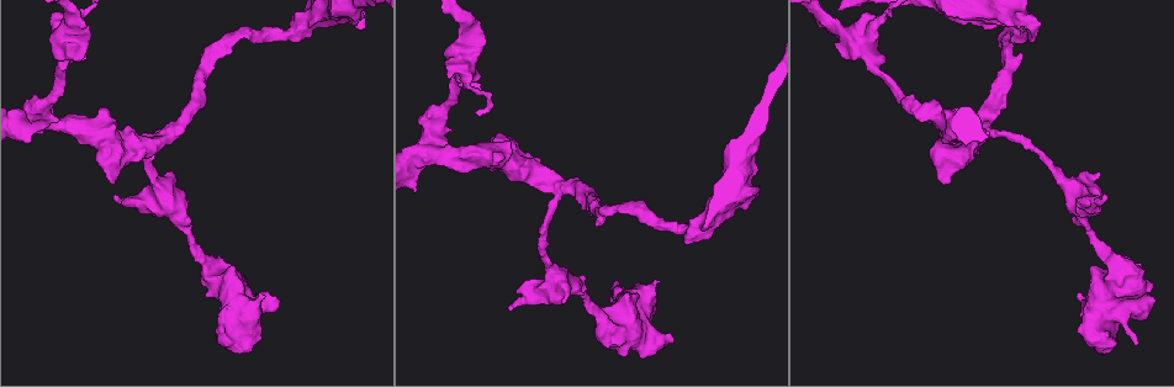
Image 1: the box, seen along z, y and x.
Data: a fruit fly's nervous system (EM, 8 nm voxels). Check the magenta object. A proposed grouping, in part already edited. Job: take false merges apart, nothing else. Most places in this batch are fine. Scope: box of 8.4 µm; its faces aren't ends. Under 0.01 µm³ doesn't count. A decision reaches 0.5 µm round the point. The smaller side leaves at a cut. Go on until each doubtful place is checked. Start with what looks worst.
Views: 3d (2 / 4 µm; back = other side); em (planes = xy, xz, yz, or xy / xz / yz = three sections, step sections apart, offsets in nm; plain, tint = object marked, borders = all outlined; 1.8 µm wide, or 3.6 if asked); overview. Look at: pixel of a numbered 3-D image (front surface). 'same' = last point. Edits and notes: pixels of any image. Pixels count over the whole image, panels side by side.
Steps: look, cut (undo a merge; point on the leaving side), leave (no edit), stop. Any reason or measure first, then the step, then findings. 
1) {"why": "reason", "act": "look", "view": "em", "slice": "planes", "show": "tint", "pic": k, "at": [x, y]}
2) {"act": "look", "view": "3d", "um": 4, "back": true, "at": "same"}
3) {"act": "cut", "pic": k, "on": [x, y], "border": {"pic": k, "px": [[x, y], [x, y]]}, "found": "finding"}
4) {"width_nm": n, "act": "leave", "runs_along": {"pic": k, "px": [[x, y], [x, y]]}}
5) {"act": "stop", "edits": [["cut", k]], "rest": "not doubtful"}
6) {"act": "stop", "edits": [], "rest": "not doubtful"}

{"why": "abrupt turn", "act": "look", "view": "3d", "um": 2, "pic": 1, "at": [562, 190]}

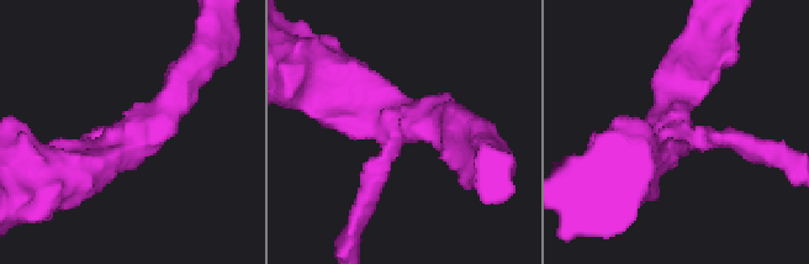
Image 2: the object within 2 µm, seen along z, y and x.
{"act": "look", "view": "em", "slice": "yz", "step": 8, "show": "tint", "pic": 2, "at": [120, 140]}

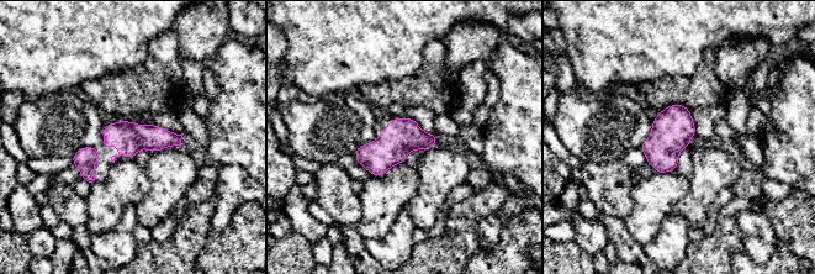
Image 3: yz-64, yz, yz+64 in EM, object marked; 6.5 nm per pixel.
{"act": "look", "view": "em", "slice": "xy", "step": 8, "show": "borders", "at": "same"}

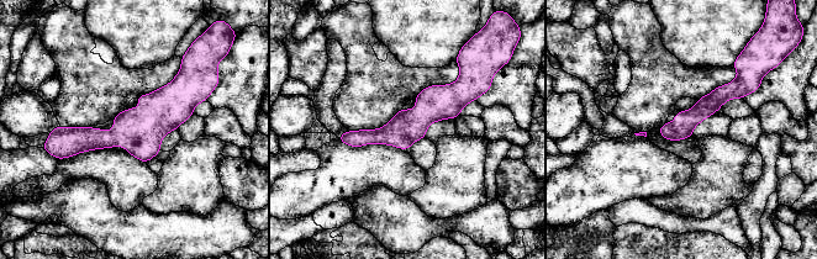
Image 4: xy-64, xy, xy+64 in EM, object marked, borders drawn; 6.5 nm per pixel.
{"width_nm": 150, "act": "leave", "runs_along": {"pic": 4, "px": [[198, 99], [178, 99], [141, 130], [58, 139]]}, "found": "all the same neuron"}

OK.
{"why": "calibre changes", "act": "look", "view": "em", "slice": "xy", "step": 4, "show": "tint", "pic": 1, "at": [1020, 18]}

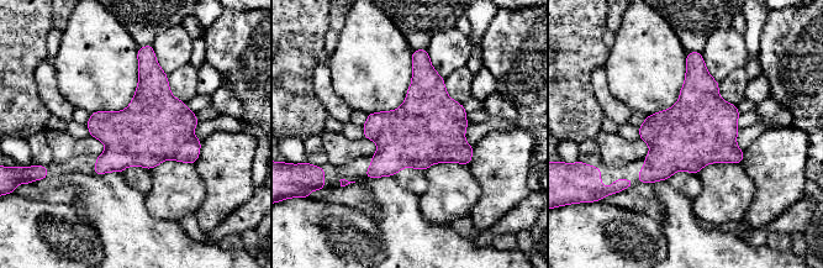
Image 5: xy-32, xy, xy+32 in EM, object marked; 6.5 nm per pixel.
{"width_nm": 460, "act": "leave", "found": "one neuron here"}

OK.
{"why": "sudden change in width", "act": "look", "view": "em", "um": 3.6, "slice": "yz", "step": 8, "show": "tint", "pic": 1, "at": [467, 71]}

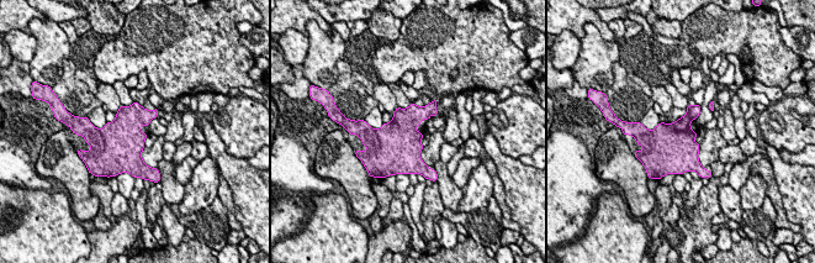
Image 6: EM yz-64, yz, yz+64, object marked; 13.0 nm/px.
{"why": "cut it another way", "act": "look", "view": "em", "um": 3.6, "slice": "planes", "show": "tint", "at": "same"}

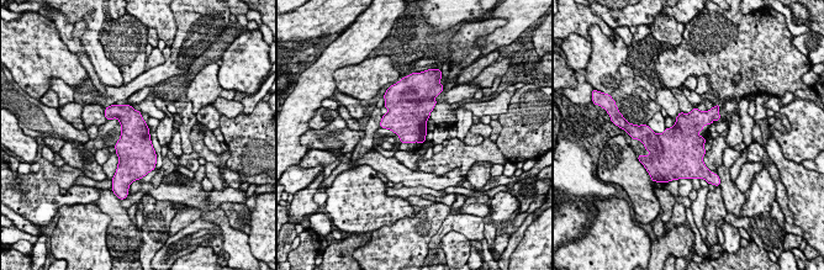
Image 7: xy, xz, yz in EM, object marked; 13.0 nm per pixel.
{"act": "leave", "found": "continuous, no second neuron"}

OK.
{"act": "stop", "edits": [], "rest": "not doubtful"}

